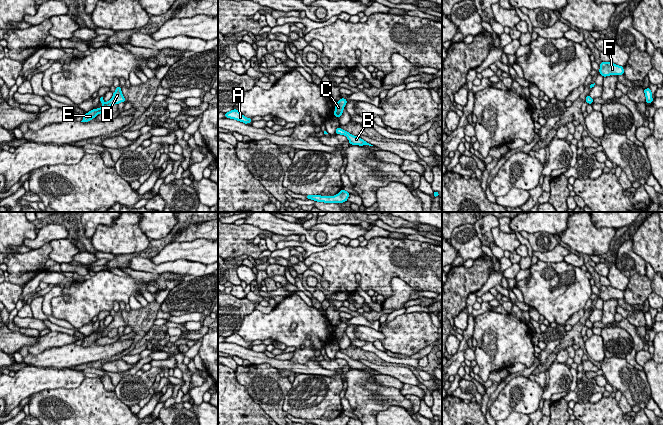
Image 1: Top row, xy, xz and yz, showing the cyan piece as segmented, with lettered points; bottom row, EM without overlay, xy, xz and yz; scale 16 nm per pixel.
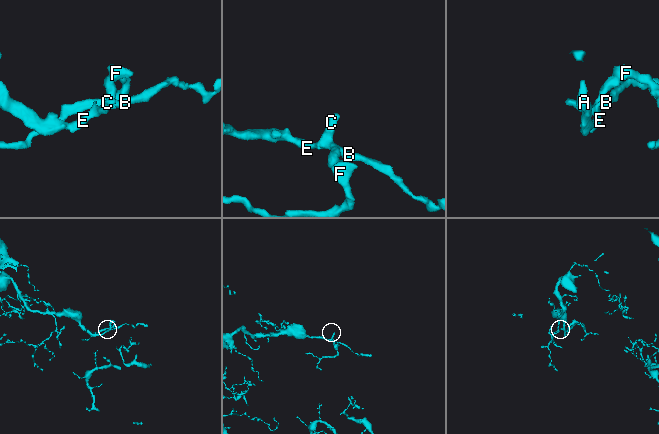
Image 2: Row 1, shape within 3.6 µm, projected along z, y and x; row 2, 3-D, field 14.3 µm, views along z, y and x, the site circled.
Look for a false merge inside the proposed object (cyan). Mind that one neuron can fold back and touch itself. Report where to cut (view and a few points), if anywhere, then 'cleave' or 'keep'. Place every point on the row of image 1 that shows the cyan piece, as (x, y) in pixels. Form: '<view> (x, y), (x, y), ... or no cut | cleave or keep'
no cut | keep

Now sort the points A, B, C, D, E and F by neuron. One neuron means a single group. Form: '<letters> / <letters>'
A B C D E F

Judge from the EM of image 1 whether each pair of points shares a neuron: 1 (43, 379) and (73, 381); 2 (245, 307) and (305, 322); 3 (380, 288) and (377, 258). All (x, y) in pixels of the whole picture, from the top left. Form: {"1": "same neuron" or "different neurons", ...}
{"1": "same neuron", "2": "different neurons", "3": "same neuron"}

